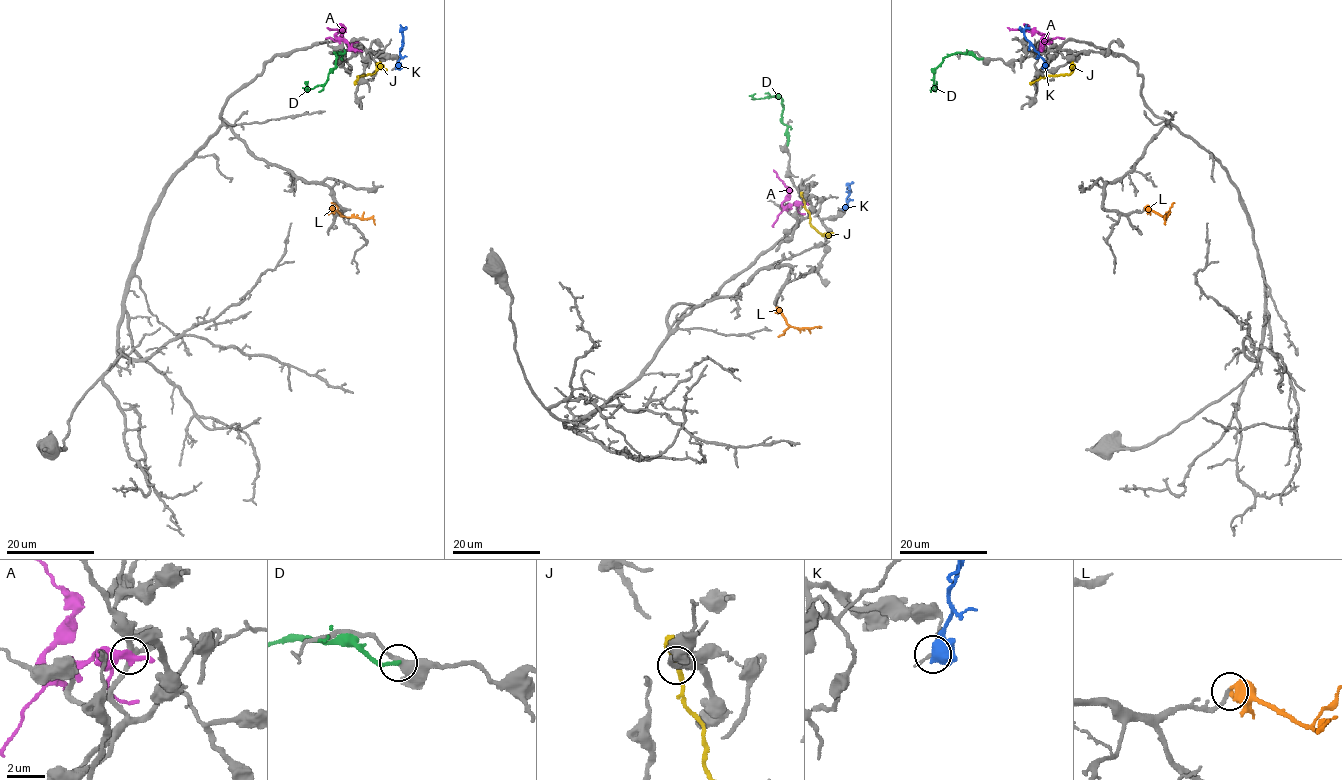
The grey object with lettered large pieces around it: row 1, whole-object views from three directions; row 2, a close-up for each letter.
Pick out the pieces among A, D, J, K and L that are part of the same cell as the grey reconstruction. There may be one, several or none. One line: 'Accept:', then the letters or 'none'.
Accept: L

